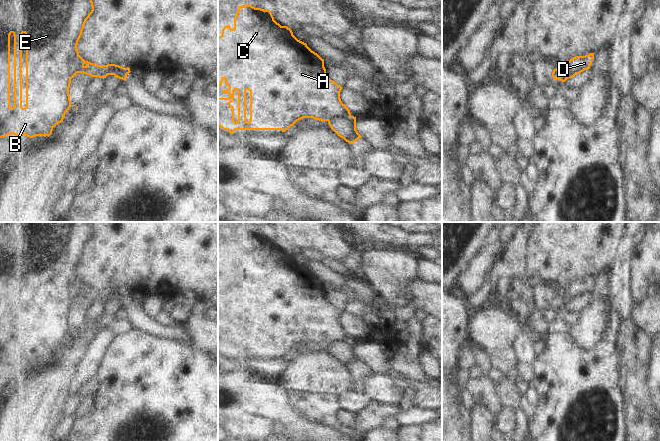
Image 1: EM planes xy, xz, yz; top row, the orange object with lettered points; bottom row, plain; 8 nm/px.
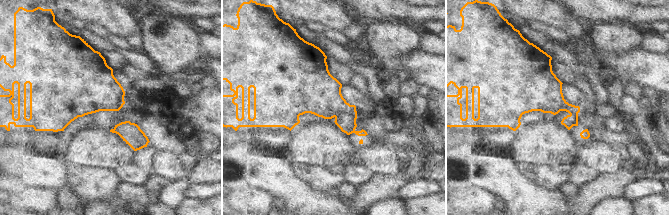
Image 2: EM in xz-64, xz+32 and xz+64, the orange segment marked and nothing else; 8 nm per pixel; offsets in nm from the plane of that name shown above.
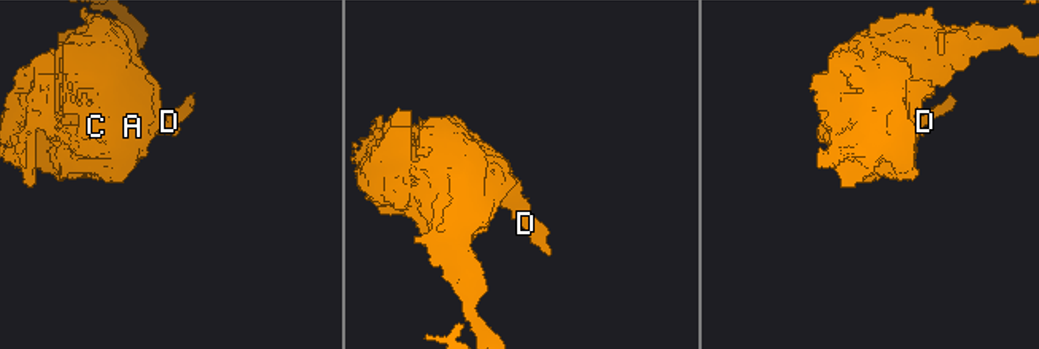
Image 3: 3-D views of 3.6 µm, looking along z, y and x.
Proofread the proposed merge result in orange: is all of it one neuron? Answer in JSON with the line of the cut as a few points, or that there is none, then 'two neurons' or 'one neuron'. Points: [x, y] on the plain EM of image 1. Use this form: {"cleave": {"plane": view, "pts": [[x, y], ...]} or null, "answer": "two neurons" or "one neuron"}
{"cleave": {"plane": "xz", "pts": [[350, 339], [347, 341], [336, 341], [328, 345]]}, "answer": "two neurons"}

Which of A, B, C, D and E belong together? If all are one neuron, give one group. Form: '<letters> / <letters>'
A B C E / D

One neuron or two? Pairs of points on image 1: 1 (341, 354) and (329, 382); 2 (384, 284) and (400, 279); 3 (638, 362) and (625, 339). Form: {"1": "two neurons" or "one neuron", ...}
{"1": "two neurons", "2": "one neuron", "3": "one neuron"}

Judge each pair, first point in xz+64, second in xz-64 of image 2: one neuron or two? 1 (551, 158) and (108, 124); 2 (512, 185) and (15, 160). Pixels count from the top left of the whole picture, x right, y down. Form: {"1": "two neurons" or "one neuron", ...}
{"1": "two neurons", "2": "one neuron"}

